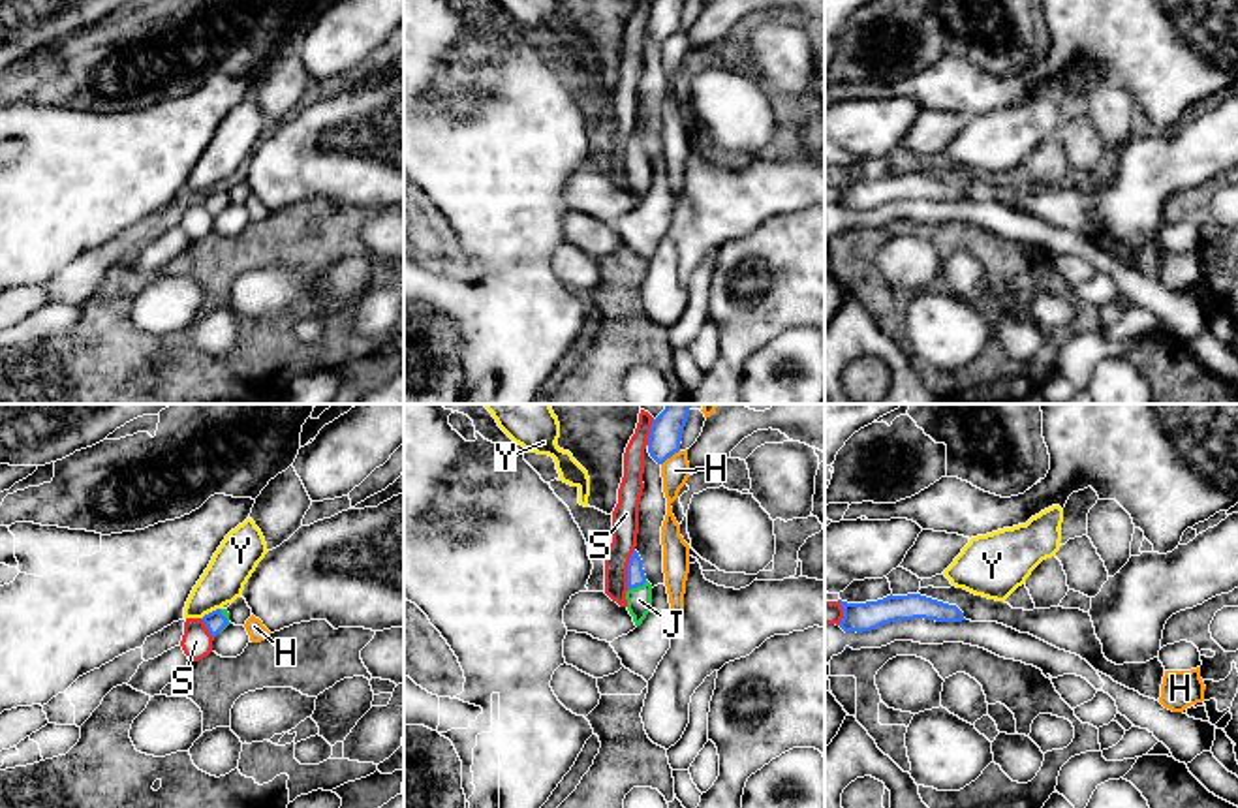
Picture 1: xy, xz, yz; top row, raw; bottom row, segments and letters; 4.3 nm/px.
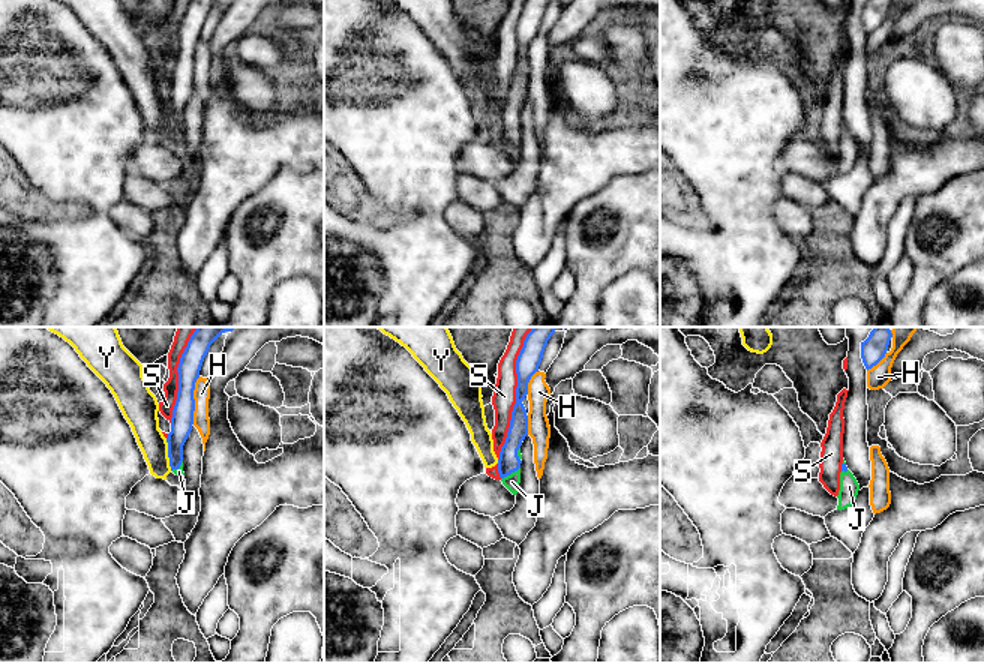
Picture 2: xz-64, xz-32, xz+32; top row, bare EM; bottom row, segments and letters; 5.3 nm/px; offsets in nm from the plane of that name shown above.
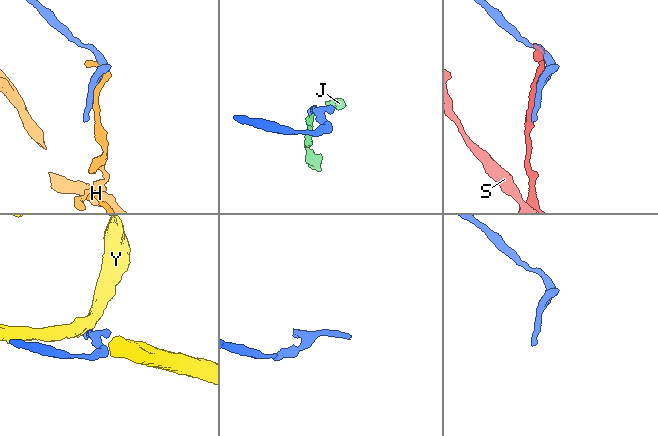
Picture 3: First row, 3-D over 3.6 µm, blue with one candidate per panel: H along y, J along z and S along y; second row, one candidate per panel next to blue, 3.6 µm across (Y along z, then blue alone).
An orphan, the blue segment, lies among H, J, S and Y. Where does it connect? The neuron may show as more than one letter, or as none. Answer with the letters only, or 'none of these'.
J

